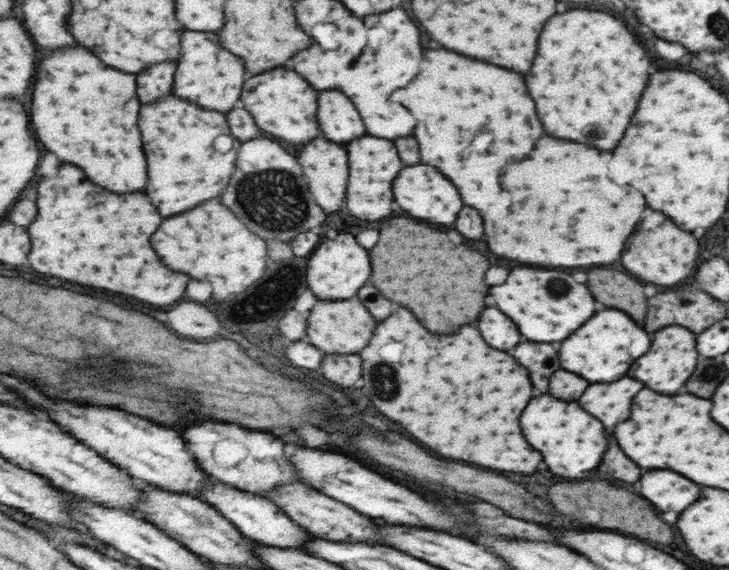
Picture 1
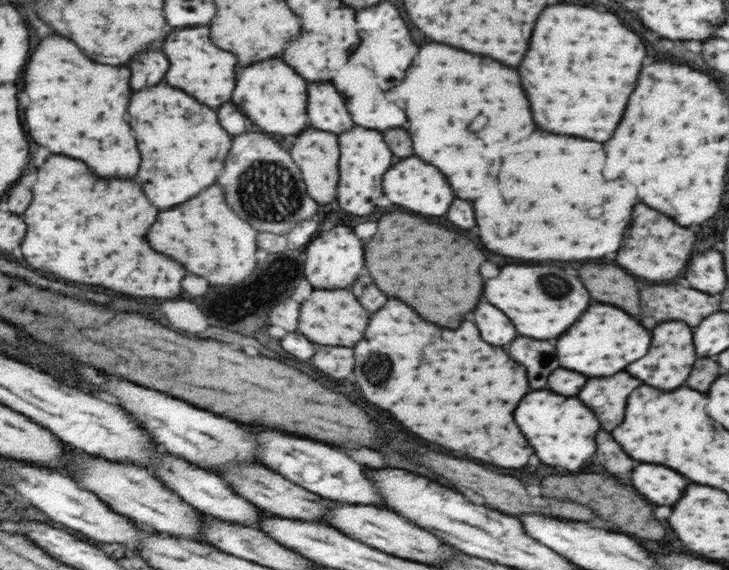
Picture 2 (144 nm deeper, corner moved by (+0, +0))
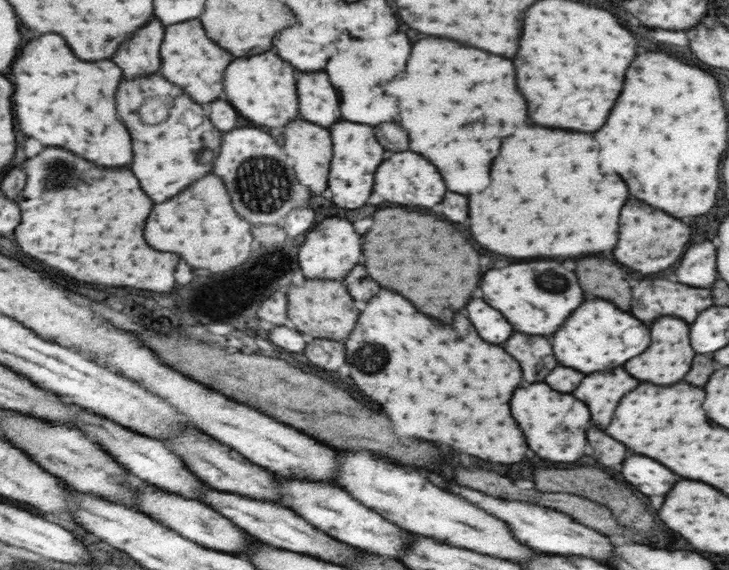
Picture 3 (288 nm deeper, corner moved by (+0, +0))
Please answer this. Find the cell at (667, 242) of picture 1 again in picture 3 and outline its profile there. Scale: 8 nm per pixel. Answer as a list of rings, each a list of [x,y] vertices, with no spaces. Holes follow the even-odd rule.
[[[627,200],[619,214],[619,240],[613,248],[613,258],[639,274],[657,274],[679,262],[689,240],[689,228],[679,220],[655,210],[639,200]]]

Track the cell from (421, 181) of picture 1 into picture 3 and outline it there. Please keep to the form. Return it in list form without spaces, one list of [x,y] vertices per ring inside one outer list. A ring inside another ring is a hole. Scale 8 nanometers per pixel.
[[[397,152],[397,154],[391,154],[387,160],[383,160],[383,168],[375,172],[375,192],[385,202],[395,202],[395,204],[413,206],[413,208],[433,208],[443,198],[441,214],[447,220],[463,222],[467,218],[467,198],[455,192],[447,192],[435,166],[431,166],[425,158],[413,152]]]

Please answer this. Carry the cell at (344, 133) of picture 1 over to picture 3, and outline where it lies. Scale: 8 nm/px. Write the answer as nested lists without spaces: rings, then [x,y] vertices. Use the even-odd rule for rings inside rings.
[[[299,72],[299,116],[313,124],[323,124],[323,128],[341,120],[337,92],[323,72]]]

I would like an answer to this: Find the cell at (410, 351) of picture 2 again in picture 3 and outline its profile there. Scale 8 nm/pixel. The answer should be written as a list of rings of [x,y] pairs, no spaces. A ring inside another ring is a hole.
[[[383,290],[379,292],[379,296],[371,298],[365,306],[365,310],[361,310],[363,316],[359,316],[359,328],[355,328],[355,332],[351,332],[351,336],[347,336],[345,340],[345,362],[349,366],[349,376],[351,380],[355,382],[355,386],[367,396],[371,398],[373,402],[379,402],[381,408],[389,408],[389,416],[391,416],[391,424],[395,424],[395,432],[399,434],[407,434],[407,436],[413,436],[413,438],[423,438],[423,440],[433,440],[433,442],[443,442],[455,450],[461,450],[465,454],[471,454],[471,456],[477,456],[481,460],[489,460],[489,462],[497,462],[497,464],[515,464],[523,458],[525,450],[527,450],[527,444],[525,444],[525,438],[521,434],[521,430],[517,428],[517,424],[513,422],[513,418],[509,416],[509,398],[513,394],[513,390],[519,386],[521,382],[521,372],[519,372],[519,366],[517,362],[505,354],[501,348],[493,346],[493,344],[487,344],[483,342],[477,332],[473,330],[473,326],[469,324],[467,318],[463,316],[455,316],[455,320],[451,324],[441,324],[437,320],[431,320],[423,314],[419,314],[405,298],[401,298],[399,294],[393,294],[389,290]]]

